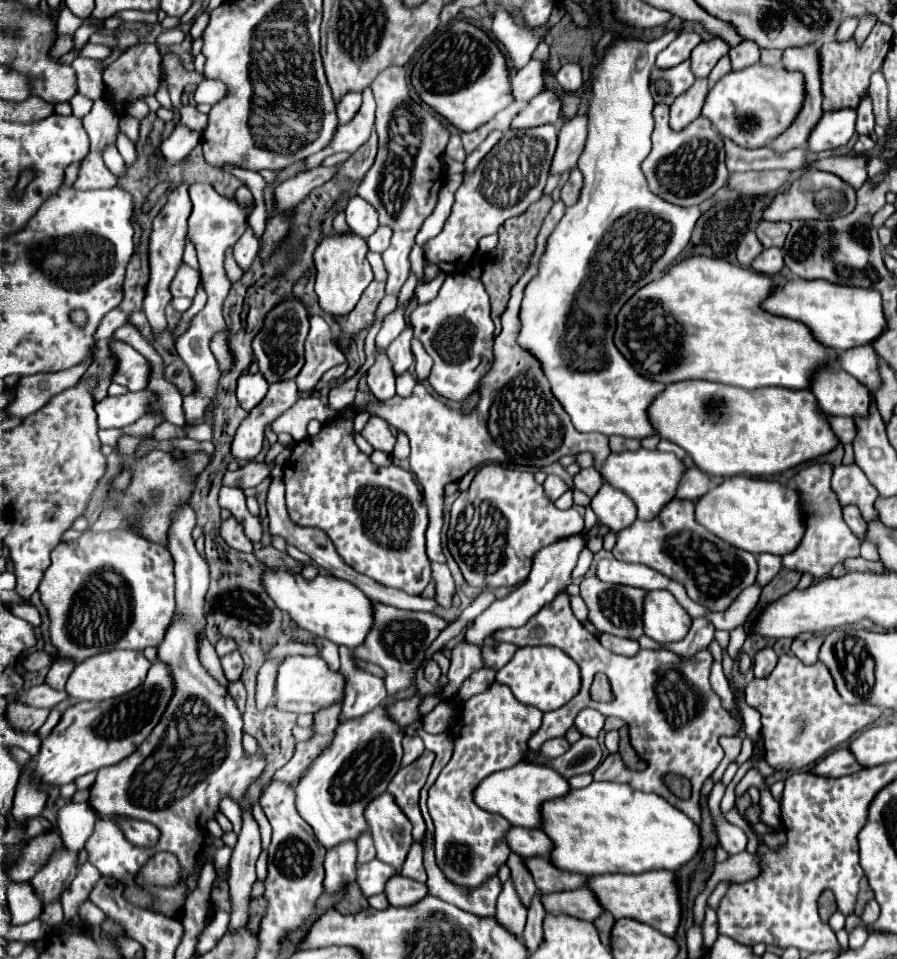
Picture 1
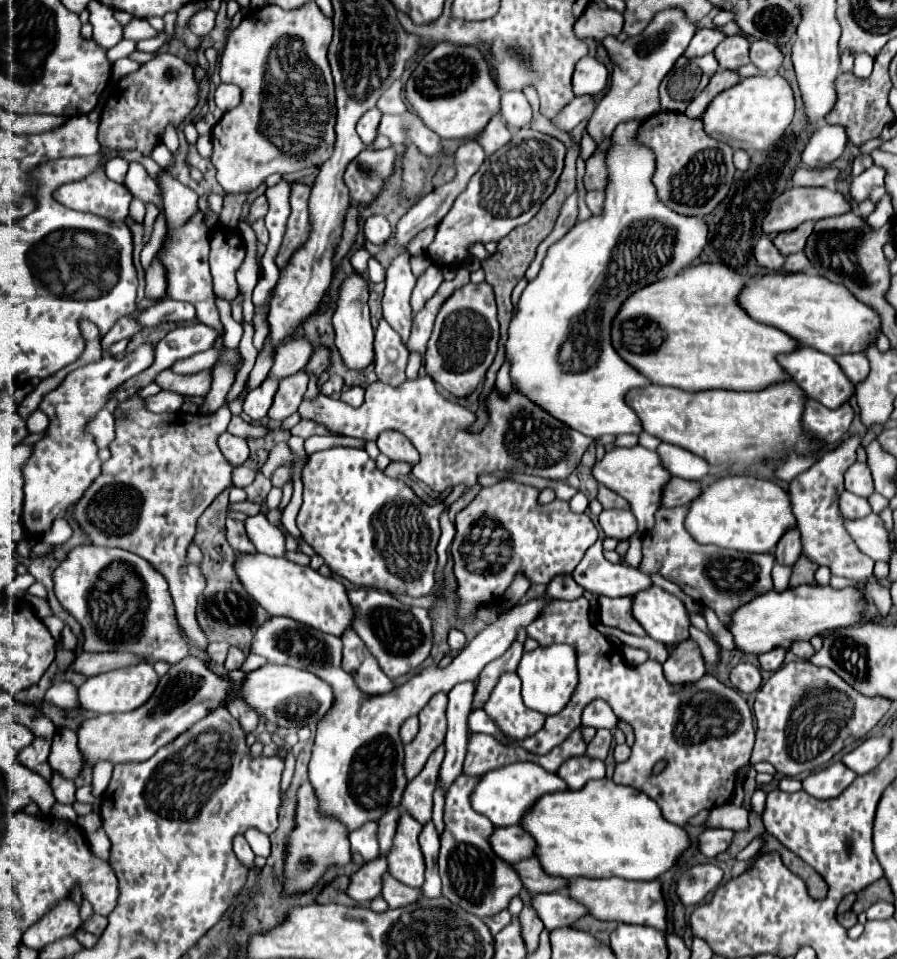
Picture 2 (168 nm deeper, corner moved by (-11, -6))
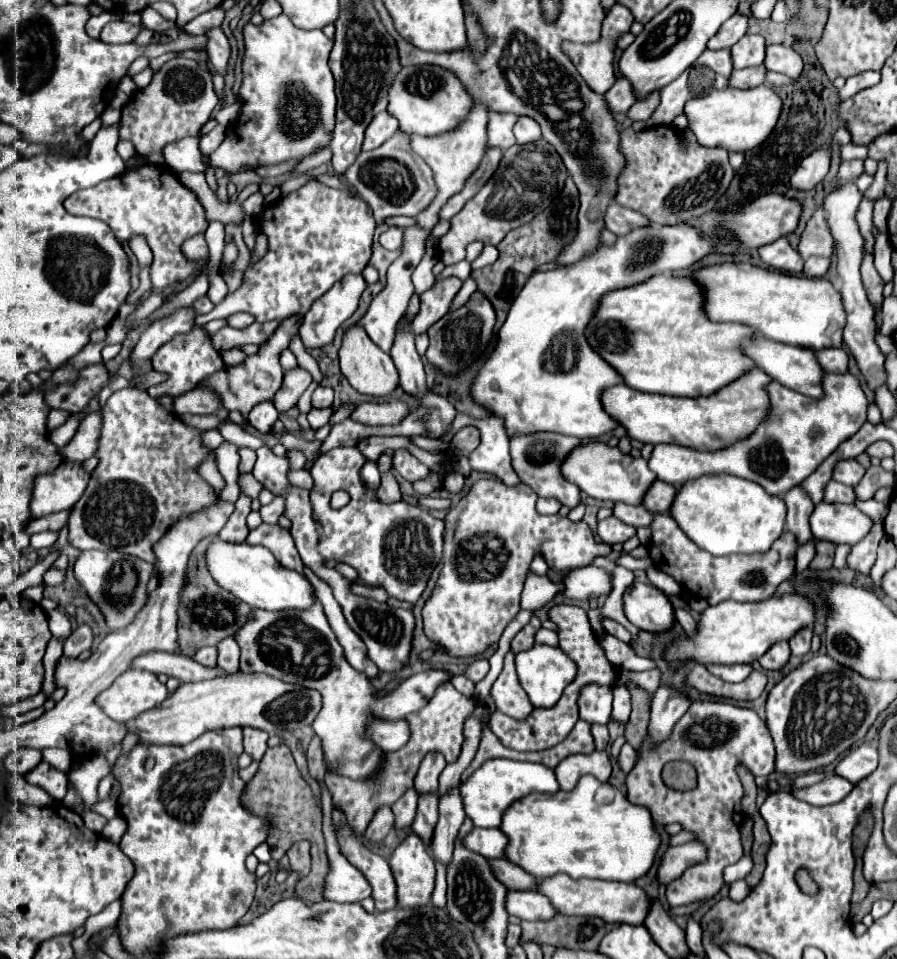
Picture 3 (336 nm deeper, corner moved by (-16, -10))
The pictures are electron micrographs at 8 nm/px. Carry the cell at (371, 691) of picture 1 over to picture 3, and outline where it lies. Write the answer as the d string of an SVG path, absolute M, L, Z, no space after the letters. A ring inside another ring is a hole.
M310 574L310 584L314 584L314 588L316 588L316 596L322 602L324 614L328 616L328 622L332 624L332 630L336 632L336 636L338 636L342 648L344 648L346 660L356 670L364 672L368 678L374 678L378 674L378 668L376 668L376 664L372 664L372 660L368 660L364 642L360 638L356 638L356 634L348 628L348 624L346 624L346 620L344 620L344 616L340 612L340 606L336 604L328 584L324 584L318 576L312 576L312 574Z

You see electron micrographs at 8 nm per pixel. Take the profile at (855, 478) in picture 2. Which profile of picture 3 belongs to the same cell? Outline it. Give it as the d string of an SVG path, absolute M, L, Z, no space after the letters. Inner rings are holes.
M838 460L832 472L834 480L848 486L856 486L862 476L864 476L864 468L856 460Z

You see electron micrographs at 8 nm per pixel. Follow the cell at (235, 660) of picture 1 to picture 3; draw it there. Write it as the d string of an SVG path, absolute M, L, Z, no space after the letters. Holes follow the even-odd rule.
M226 636L216 644L216 648L218 648L218 666L222 668L222 672L226 676L240 672L240 668L238 668L240 646L236 644L236 640L232 636Z

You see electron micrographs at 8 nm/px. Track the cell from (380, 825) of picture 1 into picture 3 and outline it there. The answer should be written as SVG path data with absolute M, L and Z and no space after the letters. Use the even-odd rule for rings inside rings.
M410 834L390 858L400 908L418 908L430 902L436 866L420 836Z

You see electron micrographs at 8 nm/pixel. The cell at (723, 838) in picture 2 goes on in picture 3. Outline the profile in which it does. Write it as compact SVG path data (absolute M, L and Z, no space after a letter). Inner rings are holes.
M688 842L688 844L682 844L682 846L668 848L662 856L662 862L660 862L658 870L656 870L658 884L664 884L664 886L670 884L686 868L704 860L704 856L706 856L706 848L700 842Z

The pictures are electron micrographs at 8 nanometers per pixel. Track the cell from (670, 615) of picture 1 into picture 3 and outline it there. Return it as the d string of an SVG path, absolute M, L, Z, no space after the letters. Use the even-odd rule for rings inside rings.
M634 582L624 594L624 614L646 632L664 632L674 624L674 608L668 596L652 584Z

